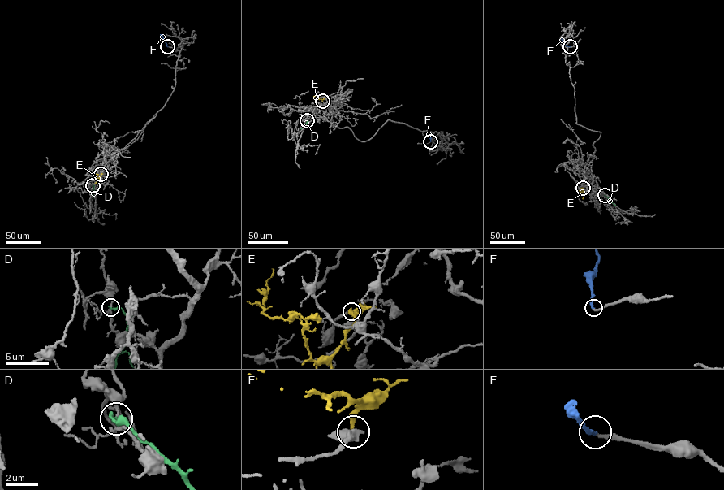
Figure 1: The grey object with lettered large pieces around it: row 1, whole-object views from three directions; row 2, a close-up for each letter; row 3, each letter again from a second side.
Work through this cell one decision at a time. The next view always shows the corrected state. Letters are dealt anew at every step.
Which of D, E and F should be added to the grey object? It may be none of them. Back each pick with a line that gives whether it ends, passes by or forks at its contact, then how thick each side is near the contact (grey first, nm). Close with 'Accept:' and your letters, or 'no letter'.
F: it ends | 200/240 nm
Accept: F

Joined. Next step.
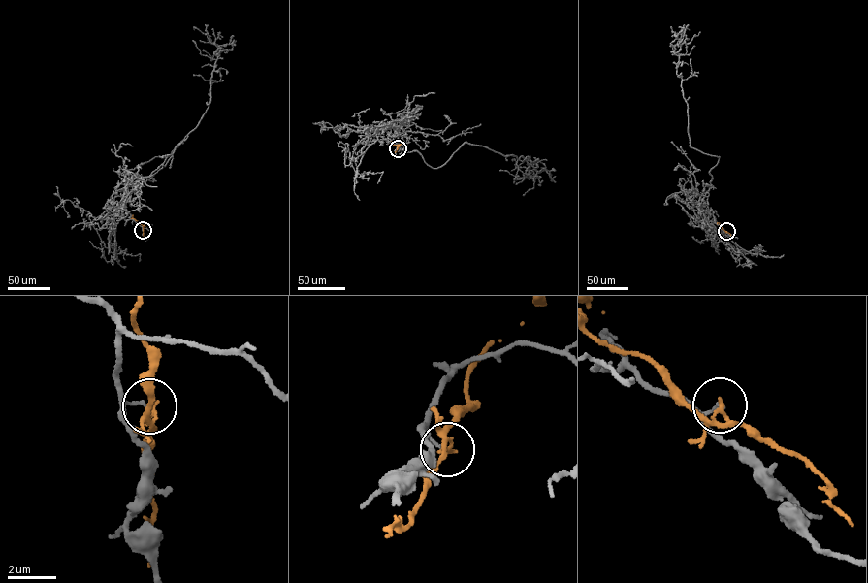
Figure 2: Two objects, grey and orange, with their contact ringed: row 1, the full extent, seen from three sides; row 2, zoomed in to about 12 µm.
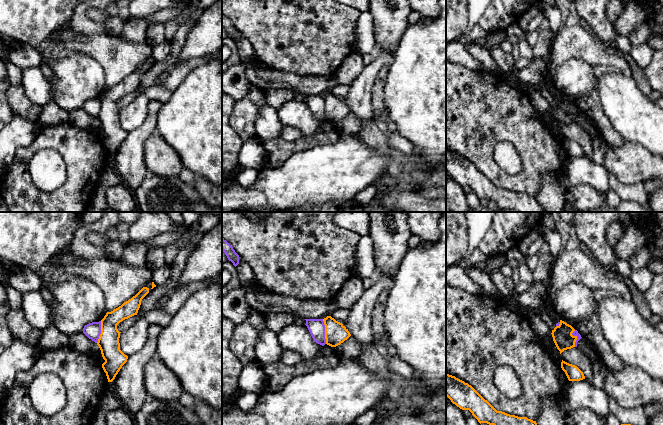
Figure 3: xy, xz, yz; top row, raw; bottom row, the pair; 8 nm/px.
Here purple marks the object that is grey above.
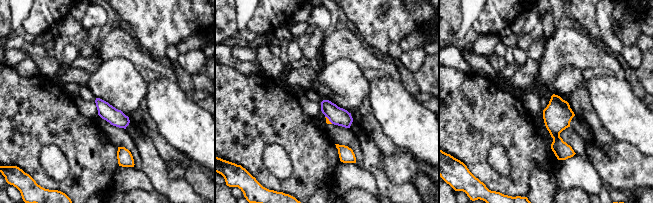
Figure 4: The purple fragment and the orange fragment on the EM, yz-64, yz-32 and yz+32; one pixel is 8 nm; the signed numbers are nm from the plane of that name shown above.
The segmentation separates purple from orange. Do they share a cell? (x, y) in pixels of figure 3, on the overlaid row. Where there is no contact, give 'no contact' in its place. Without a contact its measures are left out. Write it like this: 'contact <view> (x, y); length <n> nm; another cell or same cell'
contact xz (324, 331); length 200 nm; another cell

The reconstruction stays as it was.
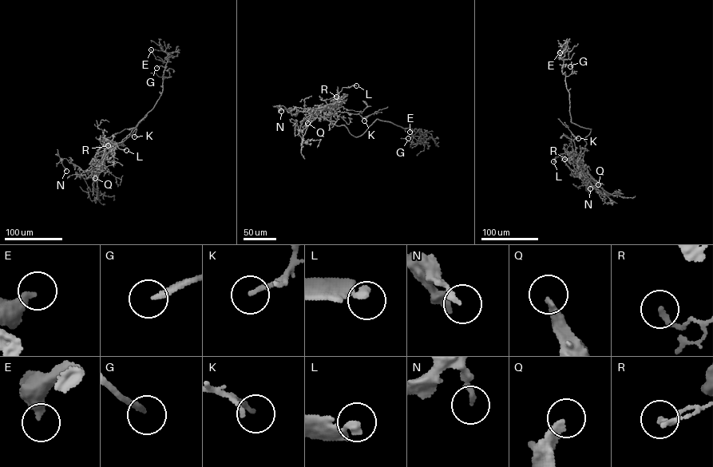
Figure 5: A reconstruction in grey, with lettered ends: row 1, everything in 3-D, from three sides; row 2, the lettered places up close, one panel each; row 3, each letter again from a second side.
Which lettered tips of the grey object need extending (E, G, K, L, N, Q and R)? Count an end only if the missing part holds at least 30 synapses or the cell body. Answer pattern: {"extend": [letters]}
{"extend": ["G", "L"]}

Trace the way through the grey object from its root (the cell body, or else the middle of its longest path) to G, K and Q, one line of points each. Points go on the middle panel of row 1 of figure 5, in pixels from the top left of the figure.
G: (351, 135), (362, 136), (378, 119), (418, 131), (408, 138)
K: (351, 135), (343, 125), (330, 122), (331, 113), (346, 112), (362, 118), (370, 115), (364, 120)
Q: (351, 135), (343, 125), (330, 122), (328, 108), (308, 116), (302, 127), (307, 123)

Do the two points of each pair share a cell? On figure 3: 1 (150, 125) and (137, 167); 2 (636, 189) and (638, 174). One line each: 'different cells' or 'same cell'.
1: same cell
2: different cells

